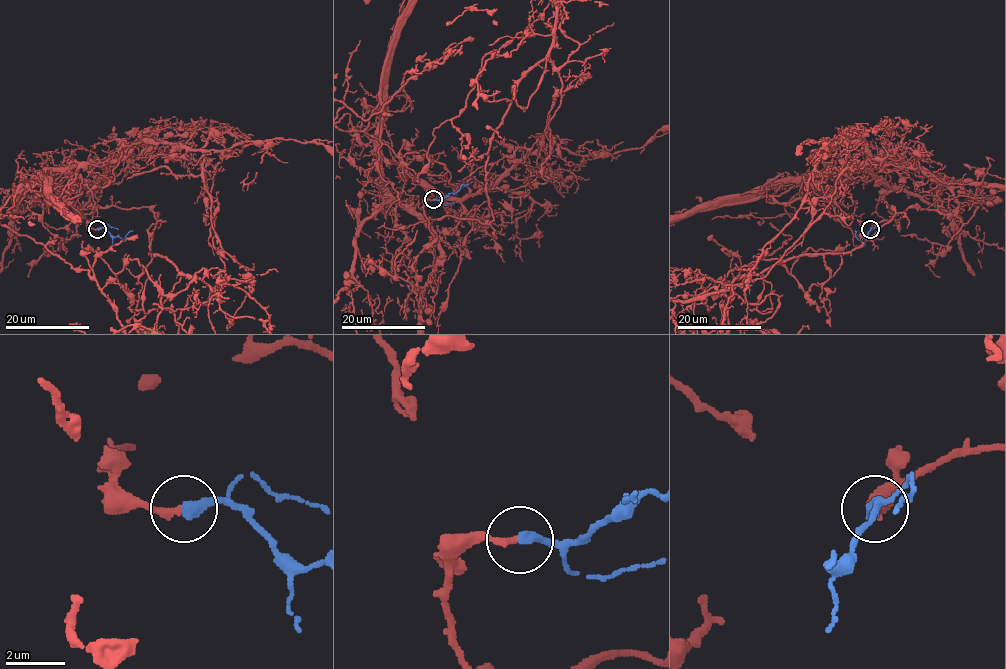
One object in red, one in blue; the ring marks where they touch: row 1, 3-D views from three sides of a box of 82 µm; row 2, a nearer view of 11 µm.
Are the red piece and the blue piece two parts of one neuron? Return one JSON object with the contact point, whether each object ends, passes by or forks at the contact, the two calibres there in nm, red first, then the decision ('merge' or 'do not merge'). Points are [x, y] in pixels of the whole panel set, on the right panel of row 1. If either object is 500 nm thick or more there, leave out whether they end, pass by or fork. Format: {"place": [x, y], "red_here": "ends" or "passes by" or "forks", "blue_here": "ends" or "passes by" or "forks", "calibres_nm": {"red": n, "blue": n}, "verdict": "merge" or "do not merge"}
{"place": [870, 229], "red_here": "ends", "blue_here": "ends", "calibres_nm": {"red": 240, "blue": 380}, "verdict": "merge"}

